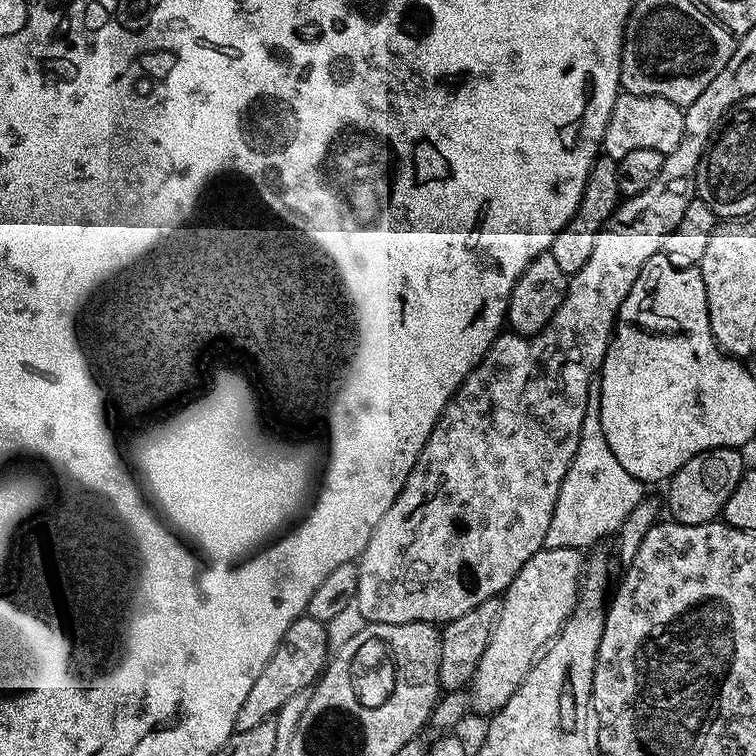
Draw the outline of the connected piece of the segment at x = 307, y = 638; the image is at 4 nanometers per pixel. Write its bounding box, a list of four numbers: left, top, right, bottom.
[236,614,329,731]

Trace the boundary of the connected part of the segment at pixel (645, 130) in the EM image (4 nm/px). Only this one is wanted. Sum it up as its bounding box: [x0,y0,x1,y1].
[602,91,684,161]

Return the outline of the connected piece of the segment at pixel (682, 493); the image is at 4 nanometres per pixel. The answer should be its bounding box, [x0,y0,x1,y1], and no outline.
[666,448,746,524]

